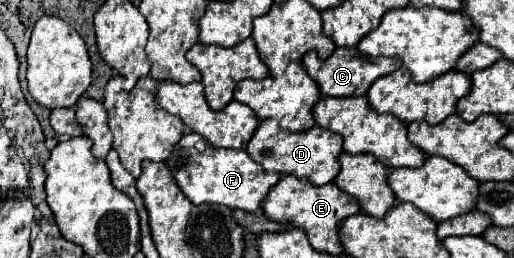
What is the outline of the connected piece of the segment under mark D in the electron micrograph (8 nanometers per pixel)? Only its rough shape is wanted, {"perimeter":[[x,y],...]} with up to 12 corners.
{"perimeter":[[261,121],[247,143],[267,173],[313,185],[339,171],[343,139],[319,125],[303,133]]}

